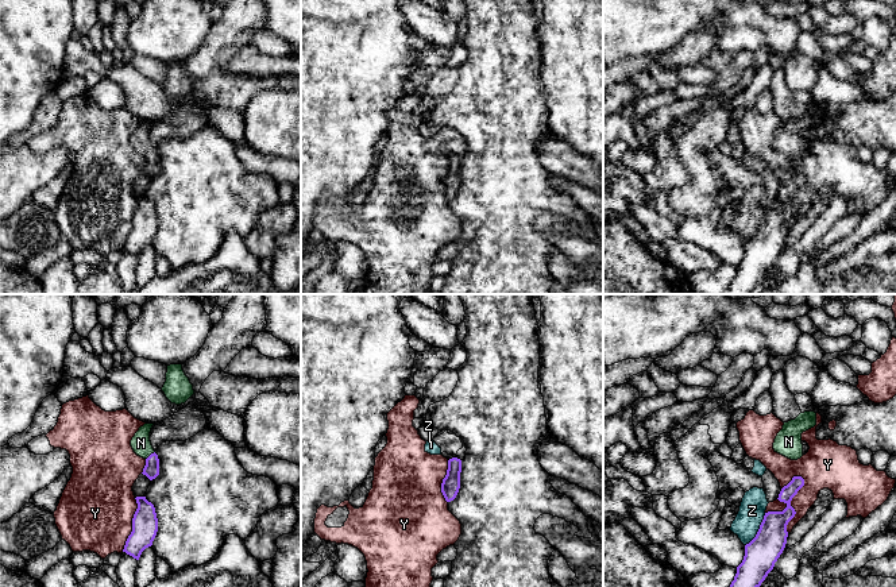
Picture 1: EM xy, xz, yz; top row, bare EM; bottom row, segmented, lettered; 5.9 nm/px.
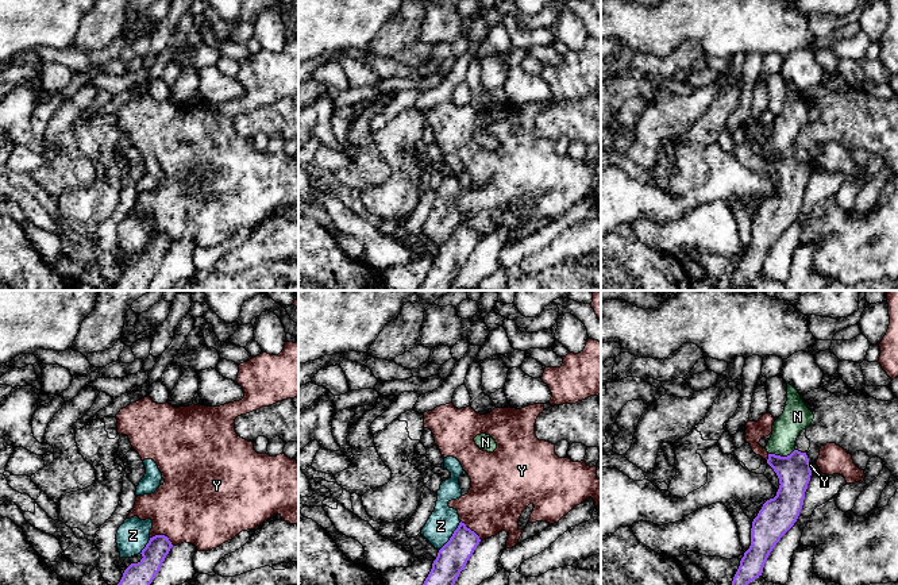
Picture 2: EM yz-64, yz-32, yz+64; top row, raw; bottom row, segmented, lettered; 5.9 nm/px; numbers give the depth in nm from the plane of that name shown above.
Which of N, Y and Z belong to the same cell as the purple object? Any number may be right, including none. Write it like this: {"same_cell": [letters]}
{"same_cell": ["N"]}

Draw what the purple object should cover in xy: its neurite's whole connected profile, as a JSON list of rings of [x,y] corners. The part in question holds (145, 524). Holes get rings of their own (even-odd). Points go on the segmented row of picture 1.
[[[136,497],[138,509],[132,518],[132,532],[128,536],[123,552],[139,560],[142,552],[152,545],[158,532],[155,507],[146,497]]]

